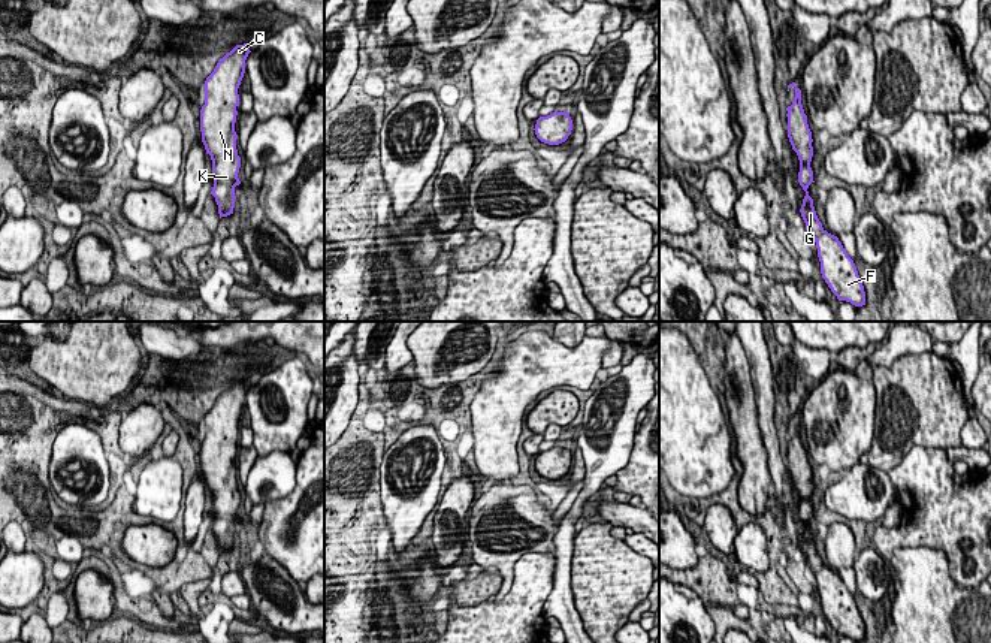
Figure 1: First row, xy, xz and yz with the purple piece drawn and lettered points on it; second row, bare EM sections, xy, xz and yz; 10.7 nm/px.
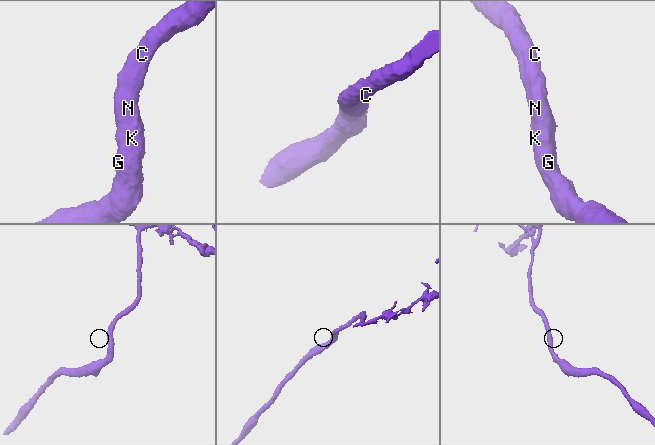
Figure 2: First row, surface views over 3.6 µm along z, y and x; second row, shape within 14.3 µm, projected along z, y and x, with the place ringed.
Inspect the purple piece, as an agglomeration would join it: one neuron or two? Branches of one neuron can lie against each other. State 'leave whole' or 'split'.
leave whole

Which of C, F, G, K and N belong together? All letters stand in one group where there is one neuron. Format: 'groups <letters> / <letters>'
groups C F G K N

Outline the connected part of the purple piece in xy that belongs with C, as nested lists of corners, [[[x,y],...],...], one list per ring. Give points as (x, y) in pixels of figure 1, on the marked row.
[[[247,43],[236,45],[218,60],[203,84],[205,105],[200,109],[200,132],[206,154],[212,160],[214,187],[211,194],[218,205],[220,218],[233,214],[235,187],[241,184],[235,123],[239,106],[238,88],[250,52]]]

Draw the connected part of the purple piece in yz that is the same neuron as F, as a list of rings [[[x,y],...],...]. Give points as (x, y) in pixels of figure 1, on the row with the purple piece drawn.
[[[795,82],[788,85],[788,91],[791,87],[795,88],[795,97],[792,105],[786,108],[788,138],[800,160],[798,182],[806,191],[800,212],[806,223],[806,230],[810,232],[816,242],[821,274],[825,283],[839,301],[862,307],[865,305],[865,292],[856,266],[848,256],[839,238],[822,227],[813,206],[813,199],[807,191],[809,185],[815,182],[813,170],[810,167],[813,157],[813,139],[807,124],[807,115],[804,114],[801,105],[801,90],[795,87]]]

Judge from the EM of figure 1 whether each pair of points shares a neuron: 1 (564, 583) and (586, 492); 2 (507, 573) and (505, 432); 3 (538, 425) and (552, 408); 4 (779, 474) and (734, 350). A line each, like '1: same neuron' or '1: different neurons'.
1: same neuron
2: different neurons
3: same neuron
4: different neurons

